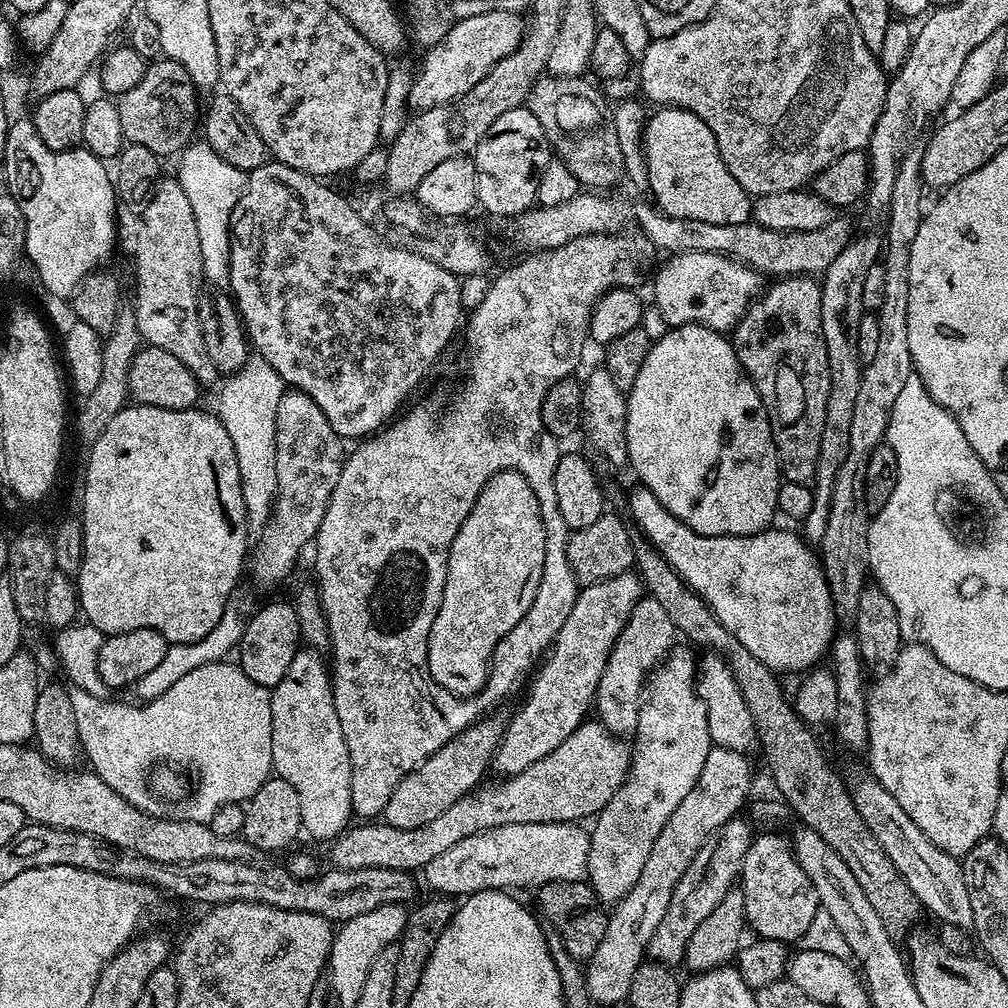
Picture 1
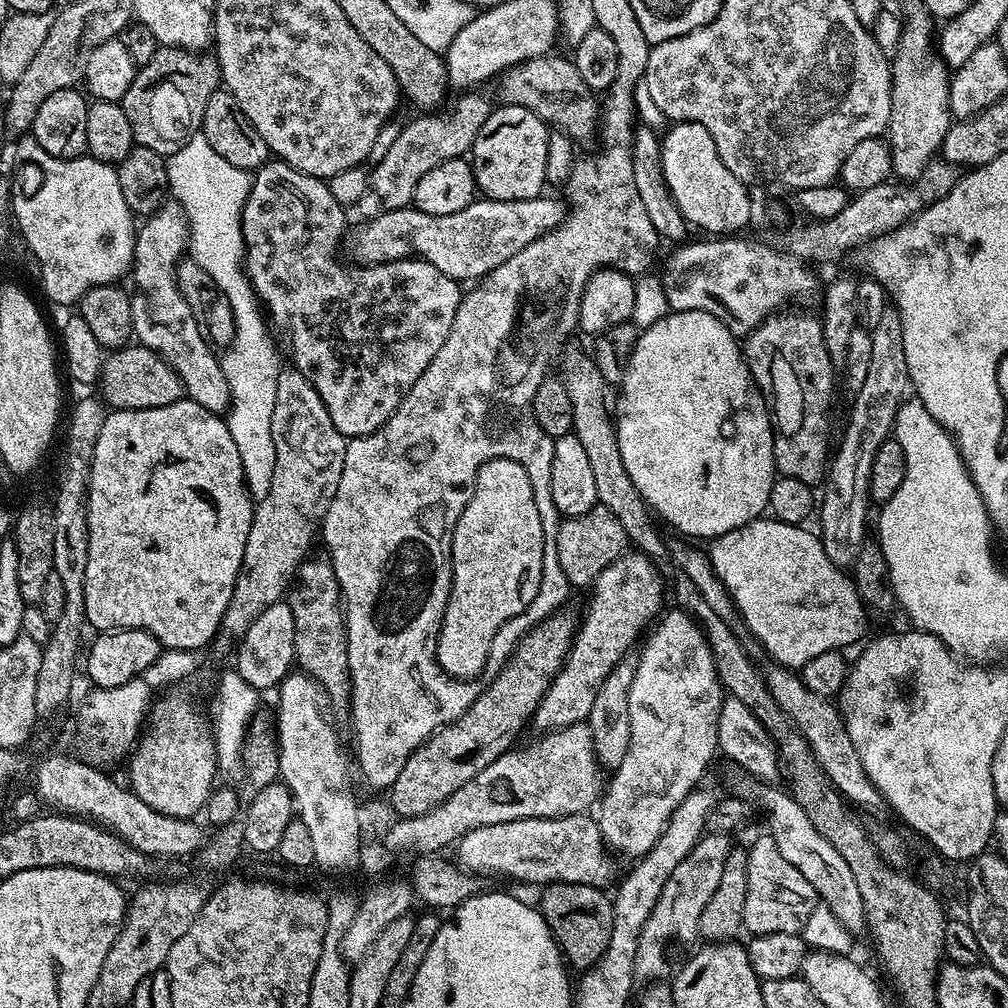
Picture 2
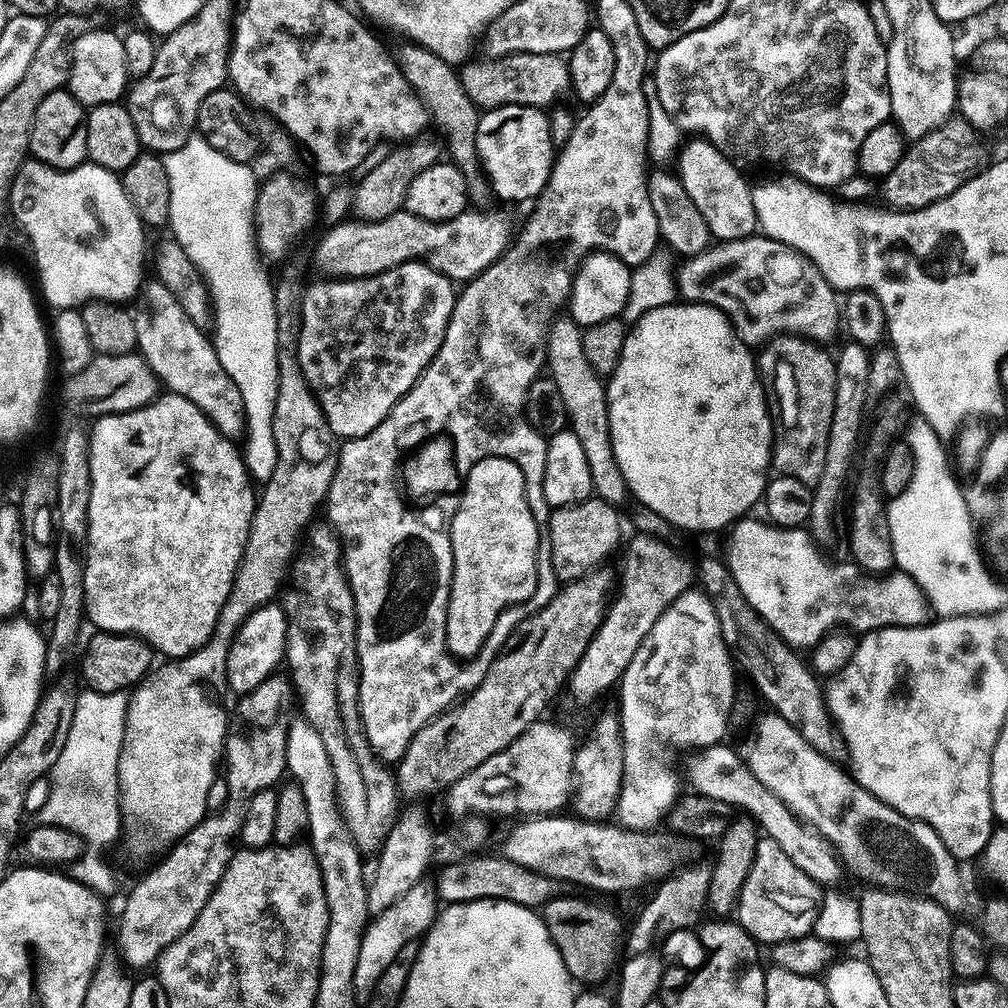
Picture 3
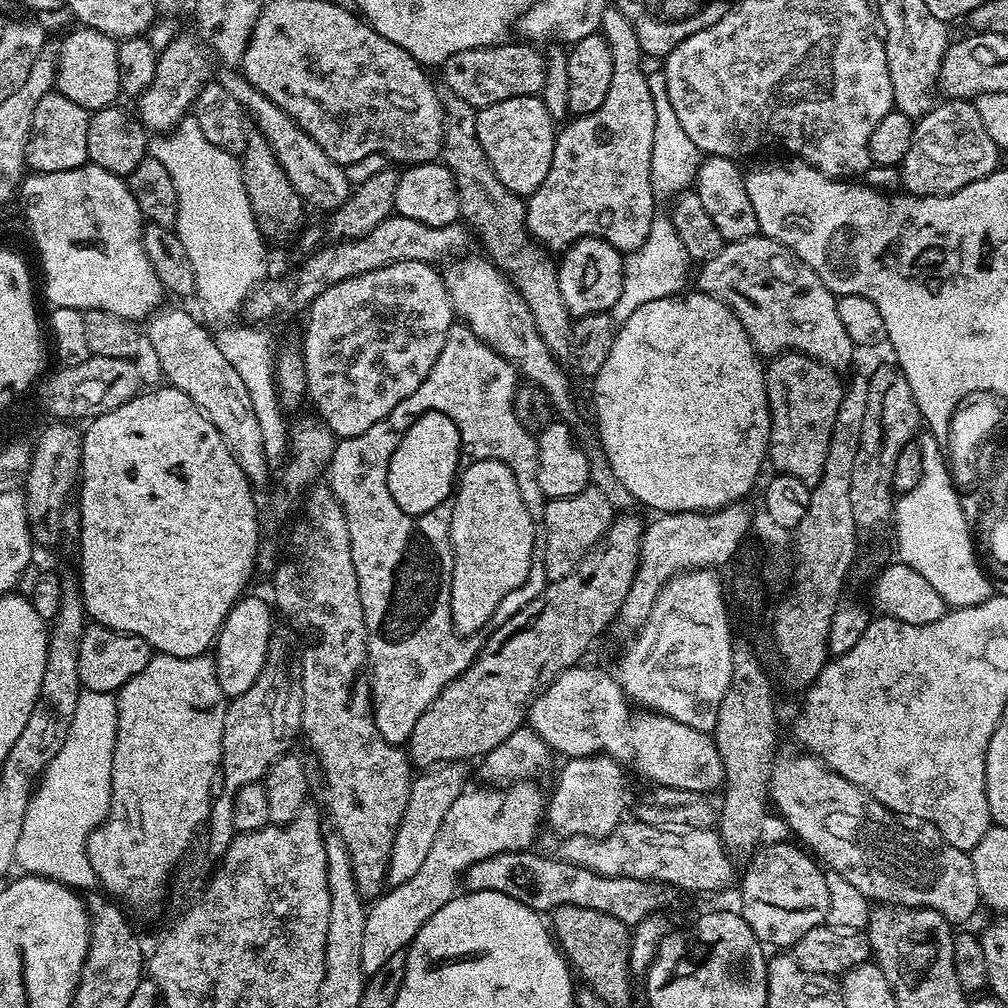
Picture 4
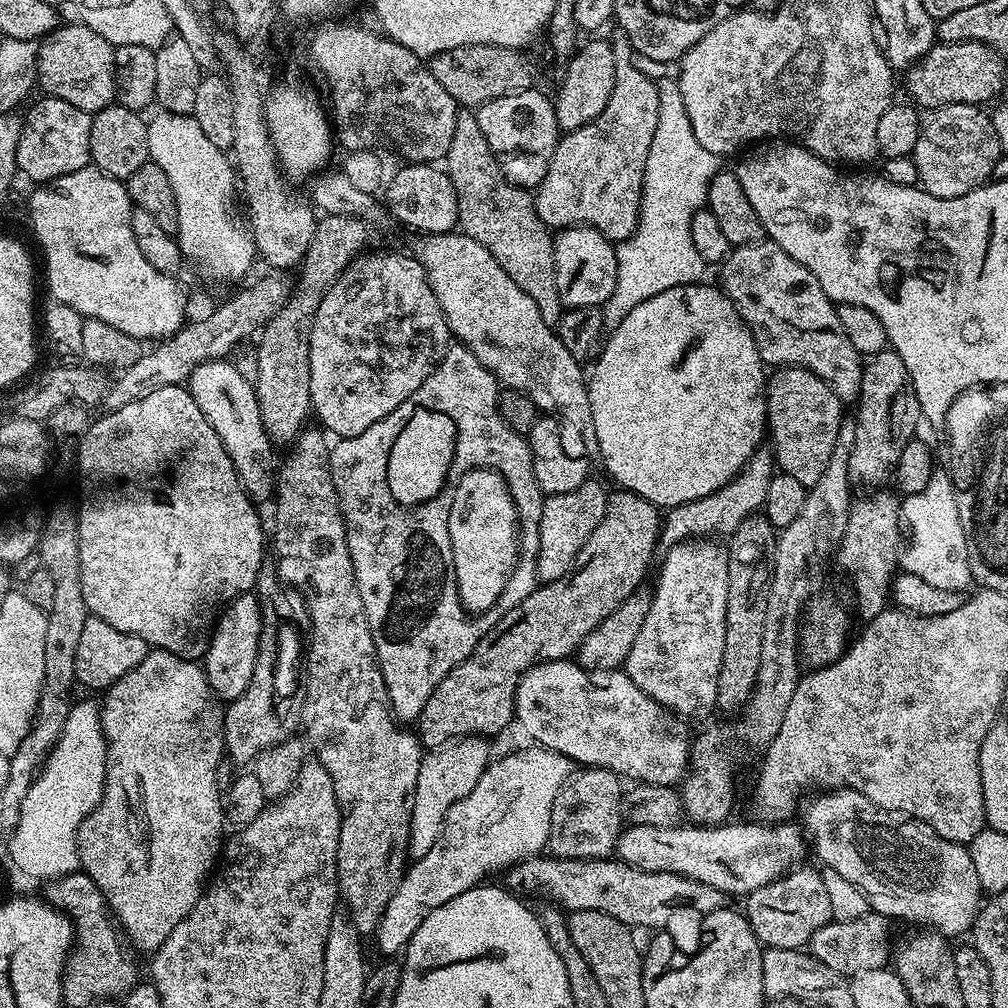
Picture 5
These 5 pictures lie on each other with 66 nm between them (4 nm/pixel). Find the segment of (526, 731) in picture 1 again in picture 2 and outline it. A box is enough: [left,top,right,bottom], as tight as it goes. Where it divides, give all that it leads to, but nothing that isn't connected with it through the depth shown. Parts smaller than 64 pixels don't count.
[531,550,666,733]

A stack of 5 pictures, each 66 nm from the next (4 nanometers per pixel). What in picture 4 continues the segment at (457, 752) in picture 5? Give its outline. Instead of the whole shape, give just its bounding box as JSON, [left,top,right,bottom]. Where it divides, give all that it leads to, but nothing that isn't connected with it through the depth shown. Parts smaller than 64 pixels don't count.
[389,762,468,885]

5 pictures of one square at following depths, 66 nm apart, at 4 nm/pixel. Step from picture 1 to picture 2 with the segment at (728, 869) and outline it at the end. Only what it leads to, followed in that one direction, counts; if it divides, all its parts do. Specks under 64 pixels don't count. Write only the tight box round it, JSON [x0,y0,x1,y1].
[634,830,734,983]

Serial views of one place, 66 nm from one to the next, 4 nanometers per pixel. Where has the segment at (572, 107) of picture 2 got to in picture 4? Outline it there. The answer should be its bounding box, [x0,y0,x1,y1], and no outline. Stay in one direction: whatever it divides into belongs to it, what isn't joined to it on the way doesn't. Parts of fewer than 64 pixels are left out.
[442,42,546,110]

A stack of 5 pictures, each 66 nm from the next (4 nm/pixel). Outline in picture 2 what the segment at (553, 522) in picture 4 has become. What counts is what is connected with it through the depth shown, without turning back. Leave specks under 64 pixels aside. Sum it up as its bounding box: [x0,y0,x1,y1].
[556,506,625,589]

